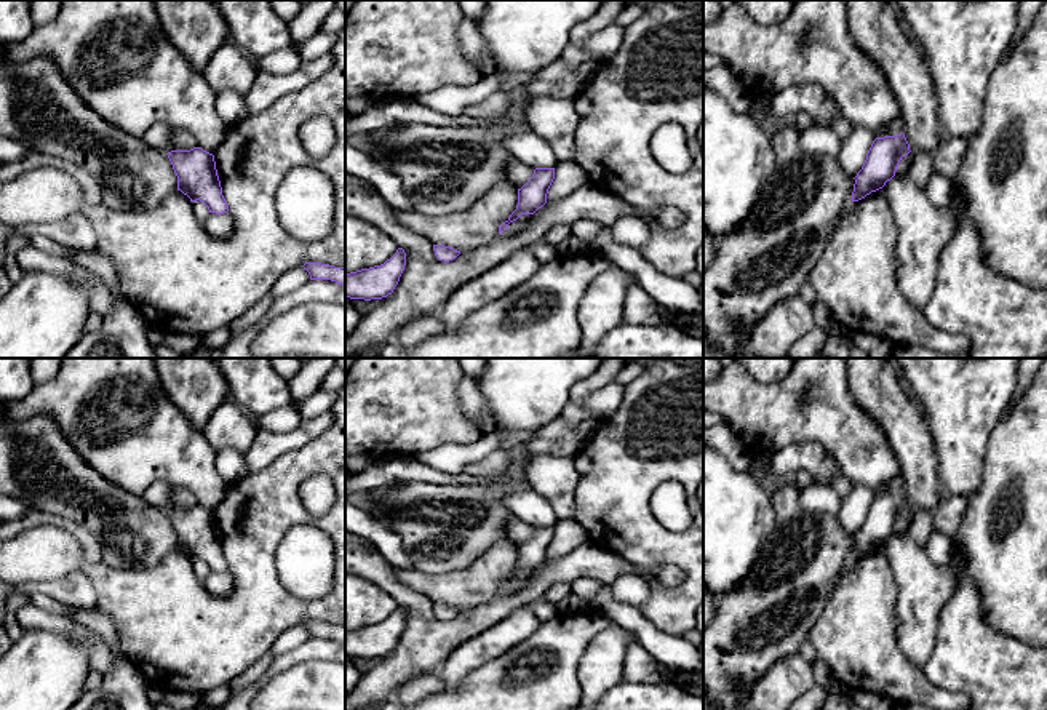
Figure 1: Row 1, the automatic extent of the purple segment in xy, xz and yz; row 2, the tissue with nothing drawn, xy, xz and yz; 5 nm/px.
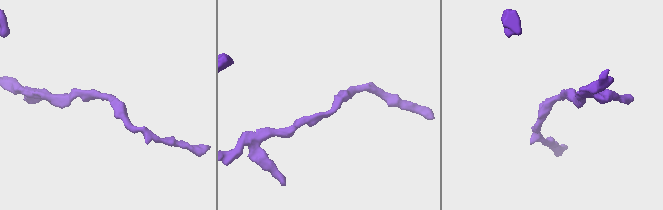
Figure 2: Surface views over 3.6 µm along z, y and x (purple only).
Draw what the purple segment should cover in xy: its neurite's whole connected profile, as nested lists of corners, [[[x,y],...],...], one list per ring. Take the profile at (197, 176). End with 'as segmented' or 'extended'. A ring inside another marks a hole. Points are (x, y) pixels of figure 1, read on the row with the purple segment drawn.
[[[193,147],[190,150],[171,150],[166,155],[177,176],[177,190],[187,195],[190,201],[203,201],[209,213],[229,211],[213,154]]]; as segmented

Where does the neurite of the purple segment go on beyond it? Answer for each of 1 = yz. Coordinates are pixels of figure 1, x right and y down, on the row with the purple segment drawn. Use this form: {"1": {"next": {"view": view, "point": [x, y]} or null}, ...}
{"1": {"next": null}}

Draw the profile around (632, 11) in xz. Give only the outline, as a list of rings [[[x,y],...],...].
[[[631,2],[620,11],[620,14],[615,18],[614,24],[627,29],[644,13],[644,10],[646,10],[646,6]]]

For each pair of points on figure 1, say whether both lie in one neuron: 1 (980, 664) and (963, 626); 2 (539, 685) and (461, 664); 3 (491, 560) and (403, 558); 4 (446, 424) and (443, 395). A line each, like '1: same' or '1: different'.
1: same
2: different
3: different
4: same

